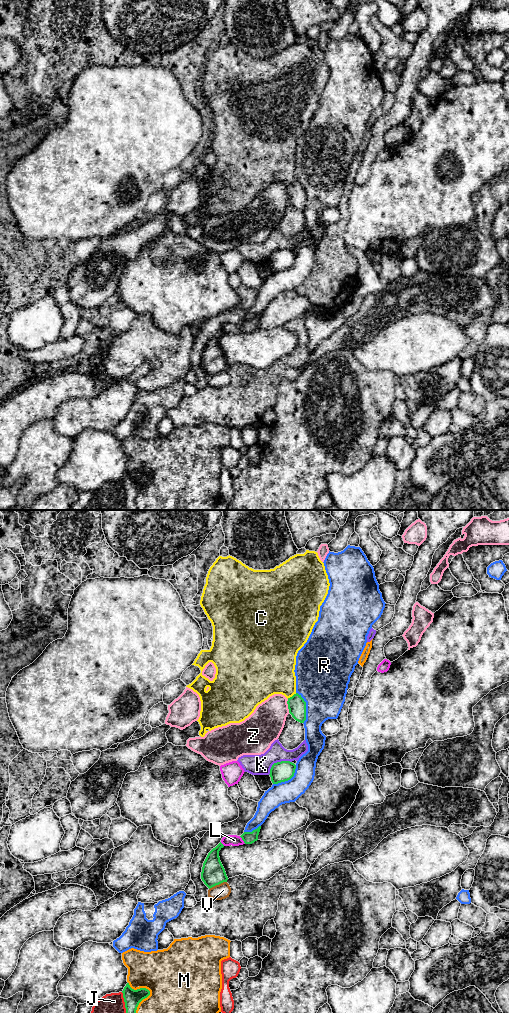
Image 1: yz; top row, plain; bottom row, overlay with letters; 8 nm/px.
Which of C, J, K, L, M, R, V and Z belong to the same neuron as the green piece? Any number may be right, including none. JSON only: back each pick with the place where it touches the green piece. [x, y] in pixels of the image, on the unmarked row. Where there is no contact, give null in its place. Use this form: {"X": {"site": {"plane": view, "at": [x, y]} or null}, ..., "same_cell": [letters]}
{"same_cell": []}

